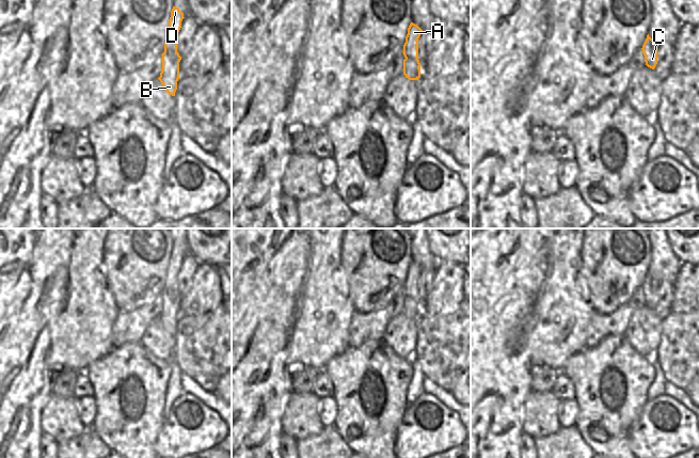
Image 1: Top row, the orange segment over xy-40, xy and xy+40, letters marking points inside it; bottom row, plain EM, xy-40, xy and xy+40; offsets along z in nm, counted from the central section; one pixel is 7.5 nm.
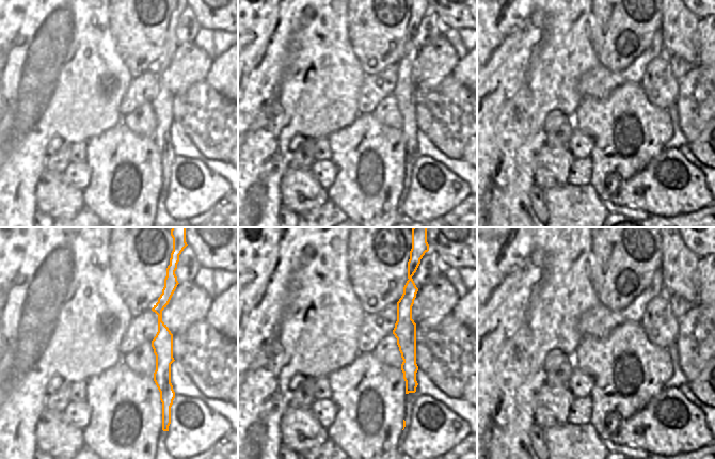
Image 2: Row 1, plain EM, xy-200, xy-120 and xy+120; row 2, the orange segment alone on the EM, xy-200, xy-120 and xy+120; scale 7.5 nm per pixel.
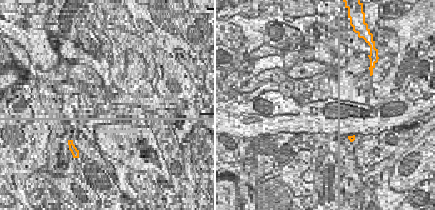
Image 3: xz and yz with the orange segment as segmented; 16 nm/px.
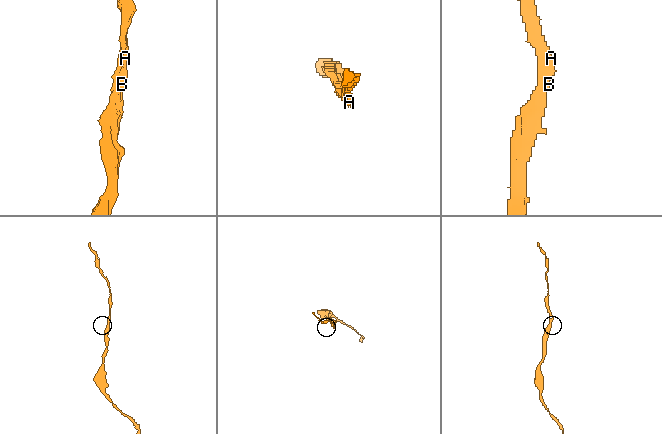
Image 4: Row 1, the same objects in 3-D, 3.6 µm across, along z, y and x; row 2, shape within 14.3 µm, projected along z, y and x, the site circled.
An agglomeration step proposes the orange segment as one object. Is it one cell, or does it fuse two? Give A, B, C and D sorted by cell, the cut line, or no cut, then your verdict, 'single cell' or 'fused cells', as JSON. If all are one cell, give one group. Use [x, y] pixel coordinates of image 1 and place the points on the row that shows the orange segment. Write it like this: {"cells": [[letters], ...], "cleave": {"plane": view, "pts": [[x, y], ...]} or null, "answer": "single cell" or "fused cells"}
{"cells": [["A", "B", "C", "D"]], "cleave": null, "answer": "single cell"}

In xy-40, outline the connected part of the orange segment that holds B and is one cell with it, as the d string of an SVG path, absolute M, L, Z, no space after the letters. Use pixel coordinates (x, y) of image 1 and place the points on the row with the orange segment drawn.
M173 6L166 30L166 41L164 43L164 52L162 56L162 70L158 78L164 90L172 96L175 96L177 81L179 79L179 62L181 57L177 52L177 34L181 28L184 13L178 7Z

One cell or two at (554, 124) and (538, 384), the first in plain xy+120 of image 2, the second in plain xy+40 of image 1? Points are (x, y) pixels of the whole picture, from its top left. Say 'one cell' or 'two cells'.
one cell

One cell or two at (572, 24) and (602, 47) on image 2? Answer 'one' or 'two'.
two

